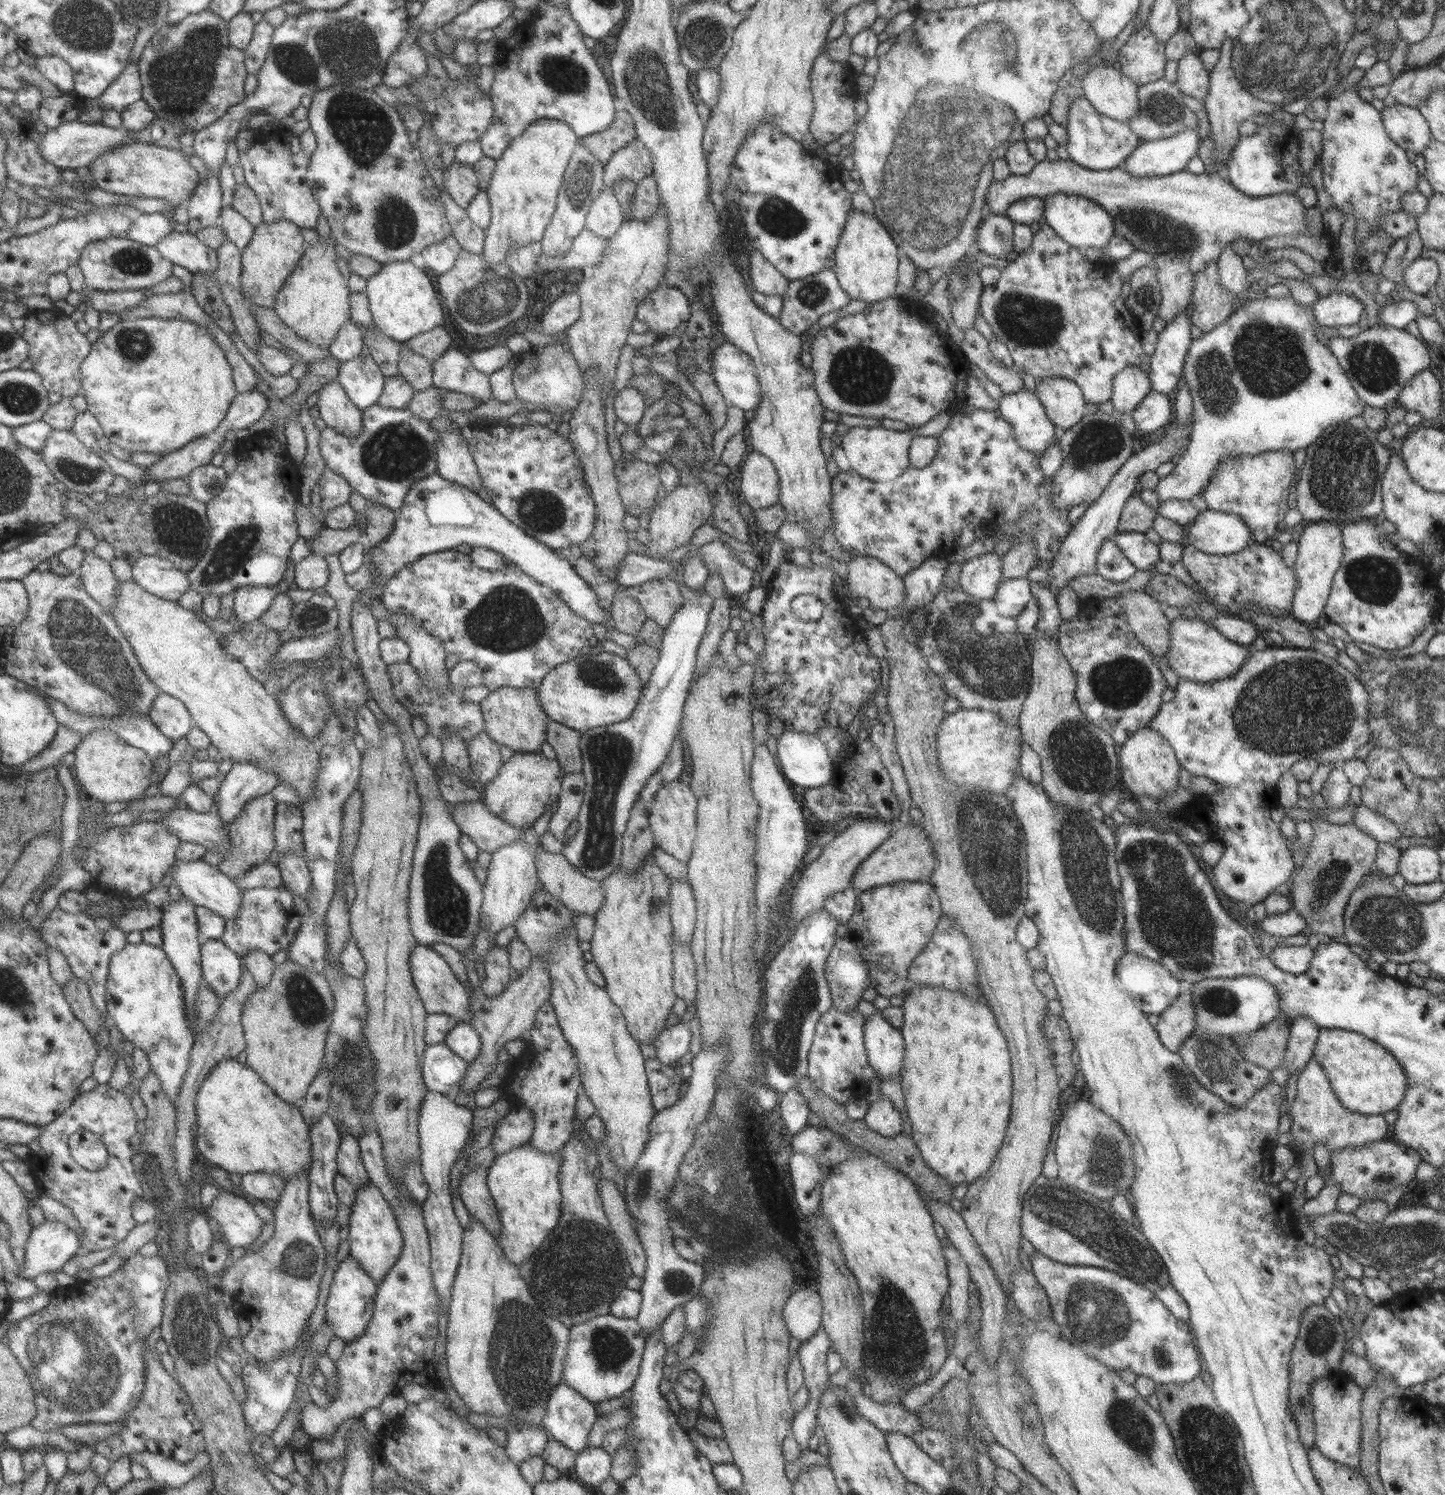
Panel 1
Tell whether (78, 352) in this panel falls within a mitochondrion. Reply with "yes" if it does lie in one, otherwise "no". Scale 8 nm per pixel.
no

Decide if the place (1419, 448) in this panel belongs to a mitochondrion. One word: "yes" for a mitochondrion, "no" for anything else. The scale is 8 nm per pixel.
no

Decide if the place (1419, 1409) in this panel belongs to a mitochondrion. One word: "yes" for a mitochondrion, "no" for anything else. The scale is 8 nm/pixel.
no

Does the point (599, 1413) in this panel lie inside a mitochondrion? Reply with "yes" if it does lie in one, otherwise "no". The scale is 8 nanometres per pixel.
no

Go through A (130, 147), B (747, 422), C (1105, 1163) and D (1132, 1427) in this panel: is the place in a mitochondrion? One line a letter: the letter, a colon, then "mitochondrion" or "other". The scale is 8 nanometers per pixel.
A: other
B: other
C: mitochondrion
D: mitochondrion

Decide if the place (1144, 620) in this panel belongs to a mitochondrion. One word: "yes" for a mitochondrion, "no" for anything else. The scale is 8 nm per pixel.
no

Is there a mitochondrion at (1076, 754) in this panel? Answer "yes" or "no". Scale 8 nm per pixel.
yes

